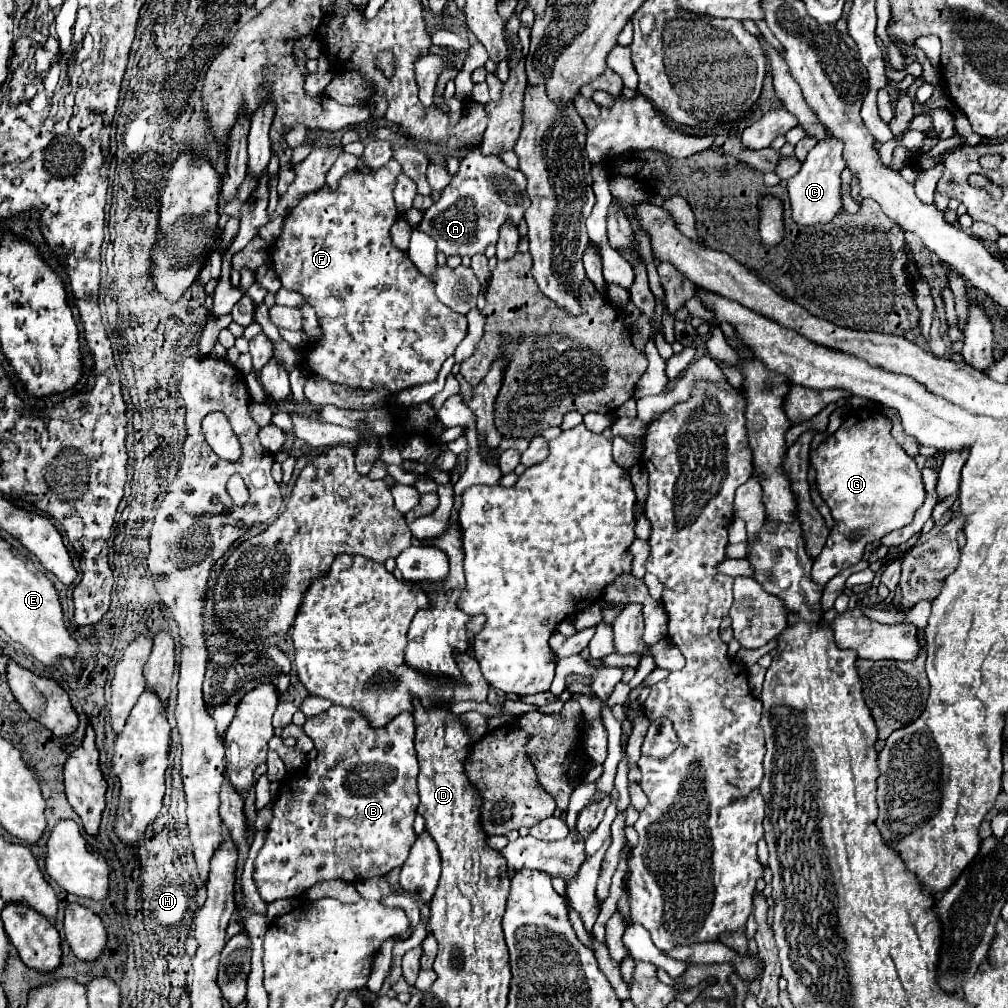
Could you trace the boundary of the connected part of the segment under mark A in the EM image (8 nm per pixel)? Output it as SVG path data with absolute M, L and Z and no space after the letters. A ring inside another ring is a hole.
M481 147L469 149L459 161L459 169L451 183L441 191L437 203L433 203L419 223L419 231L431 235L437 241L437 249L445 255L475 255L485 253L489 243L497 243L499 227L505 221L517 221L529 207L529 195L525 193L525 175L519 169L507 167L499 157L485 155Z

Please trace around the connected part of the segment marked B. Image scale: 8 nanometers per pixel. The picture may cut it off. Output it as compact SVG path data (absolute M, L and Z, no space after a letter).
M333 705L331 709L309 717L303 725L303 731L307 737L313 739L315 749L317 749L317 757L313 761L309 761L305 767L289 773L279 787L277 799L273 803L273 819L267 825L267 839L265 845L261 847L255 863L253 863L253 881L257 885L257 891L261 895L261 899L265 903L277 901L277 899L291 899L301 895L303 891L307 891L309 887L313 887L319 881L331 881L331 879L339 879L339 881L347 881L347 883L357 883L363 879L371 879L371 877L383 877L387 875L395 865L403 865L411 845L417 841L415 831L413 831L413 819L417 815L417 805L419 805L419 795L417 795L417 753L415 753L415 723L413 723L413 715L411 713L399 713L397 717L393 717L387 725L383 727L371 727L367 717L361 715L357 709L349 709L343 705Z

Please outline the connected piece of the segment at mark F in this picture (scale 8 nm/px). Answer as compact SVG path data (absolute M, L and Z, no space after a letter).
M391 159L385 167L361 173L357 169L339 179L337 189L319 189L307 193L299 207L293 207L283 221L283 231L273 243L271 265L281 285L299 291L317 311L323 339L313 345L303 367L315 377L329 379L353 389L385 387L391 393L437 379L441 365L455 353L455 347L467 335L467 317L453 313L435 297L433 281L425 277L407 257L405 251L391 243L389 229L399 213L393 201L395 177L401 165Z

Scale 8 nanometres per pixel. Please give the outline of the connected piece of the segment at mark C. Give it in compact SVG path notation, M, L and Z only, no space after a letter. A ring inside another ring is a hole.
M827 135L807 153L801 171L787 181L795 223L817 225L831 221L837 215L837 211L843 207L839 187L841 187L841 171L845 167L847 163L843 159L843 141L837 139L835 135Z

